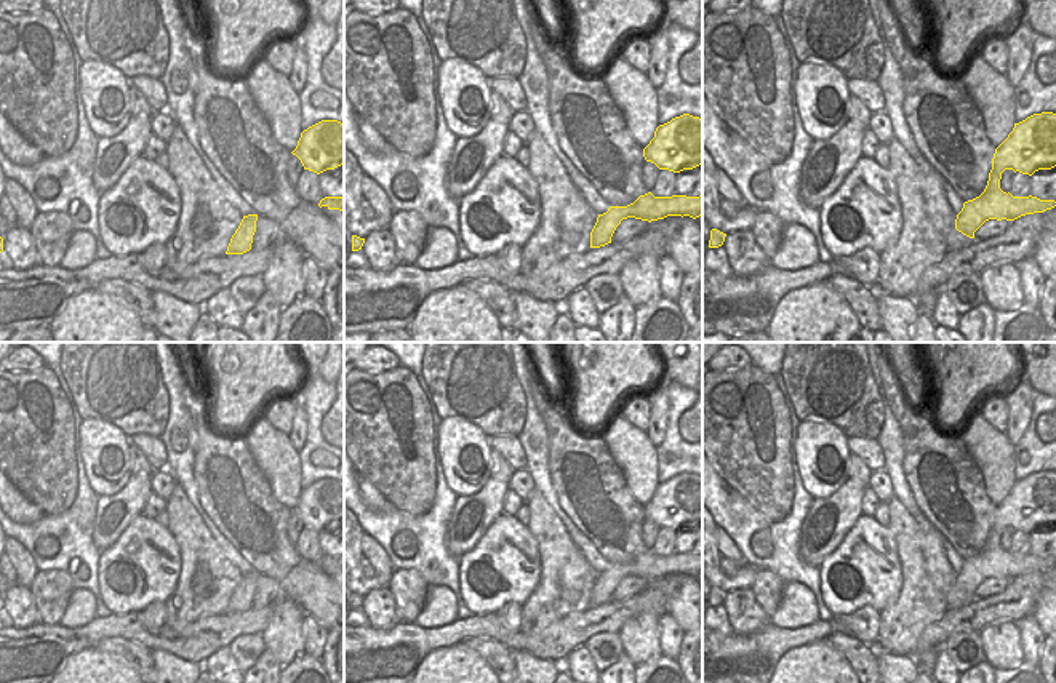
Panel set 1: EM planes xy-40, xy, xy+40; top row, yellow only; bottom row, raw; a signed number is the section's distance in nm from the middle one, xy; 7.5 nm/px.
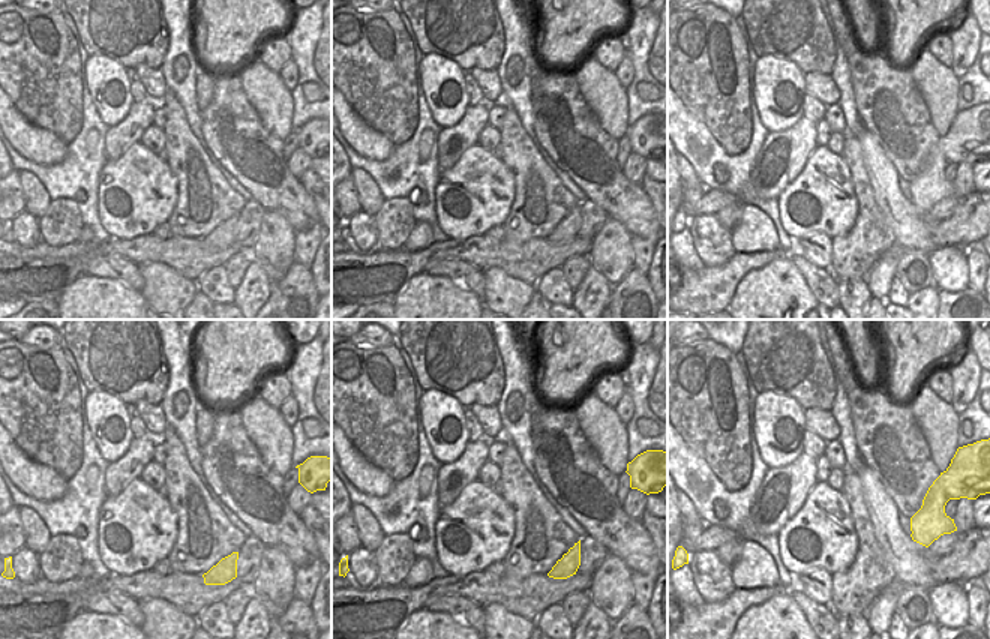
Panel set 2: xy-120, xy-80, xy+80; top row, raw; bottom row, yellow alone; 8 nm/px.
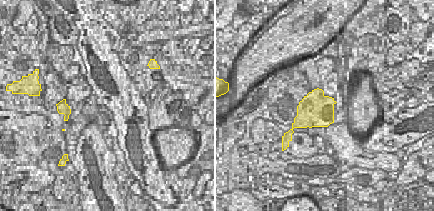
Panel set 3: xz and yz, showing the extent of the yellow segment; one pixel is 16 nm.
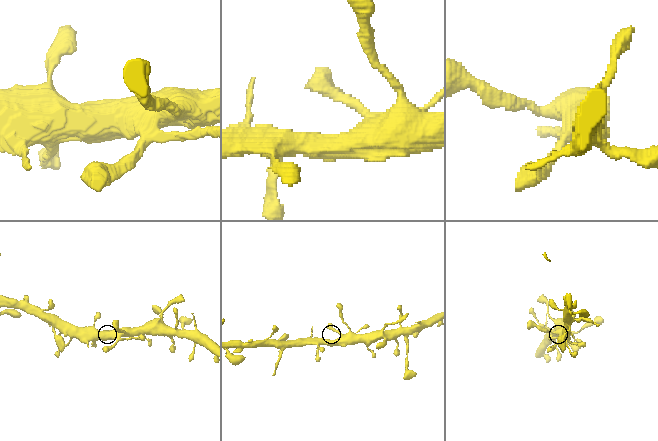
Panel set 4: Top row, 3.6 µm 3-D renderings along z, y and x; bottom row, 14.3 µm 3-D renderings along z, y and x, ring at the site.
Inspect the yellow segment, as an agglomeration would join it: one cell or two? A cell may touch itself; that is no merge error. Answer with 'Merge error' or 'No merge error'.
No merge error

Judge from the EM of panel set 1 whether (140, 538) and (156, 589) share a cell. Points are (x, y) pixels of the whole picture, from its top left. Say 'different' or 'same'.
same

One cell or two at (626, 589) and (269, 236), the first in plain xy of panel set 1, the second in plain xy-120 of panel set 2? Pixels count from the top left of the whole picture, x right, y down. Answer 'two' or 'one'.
two

